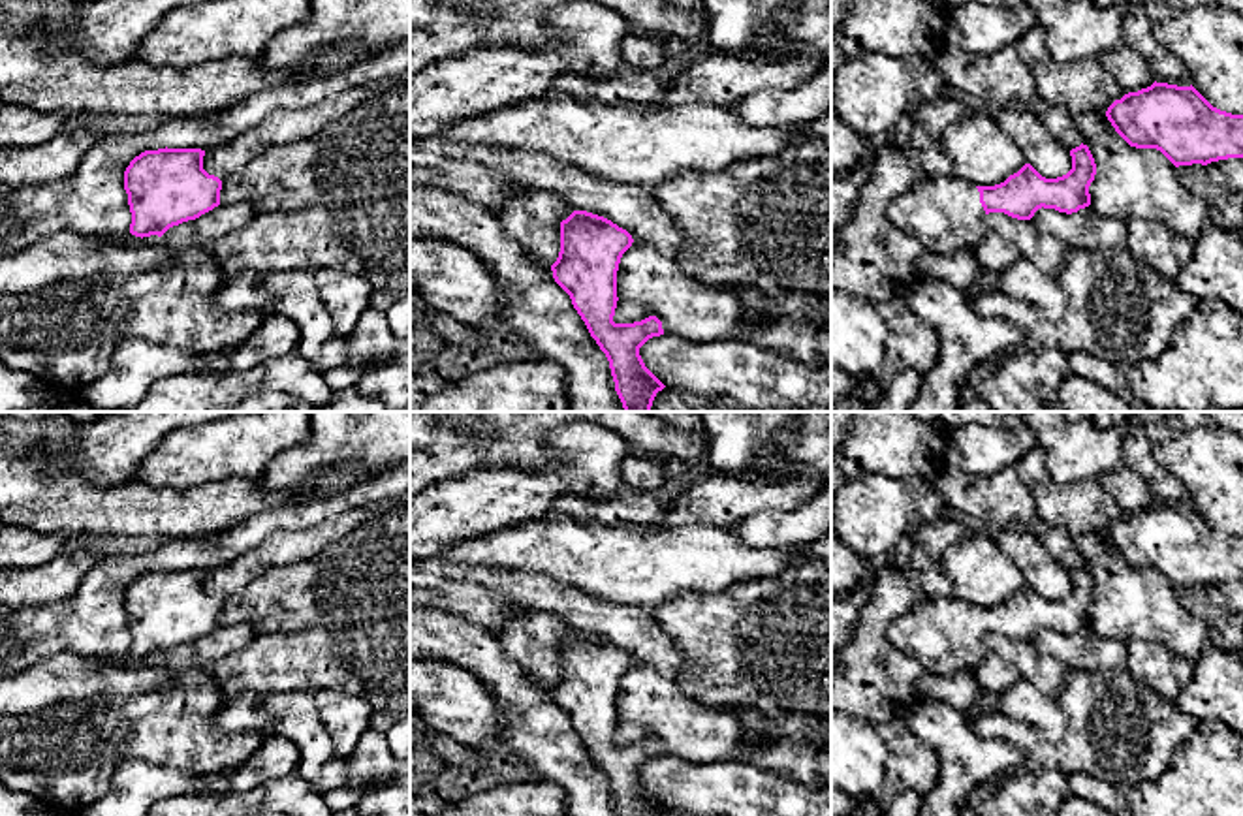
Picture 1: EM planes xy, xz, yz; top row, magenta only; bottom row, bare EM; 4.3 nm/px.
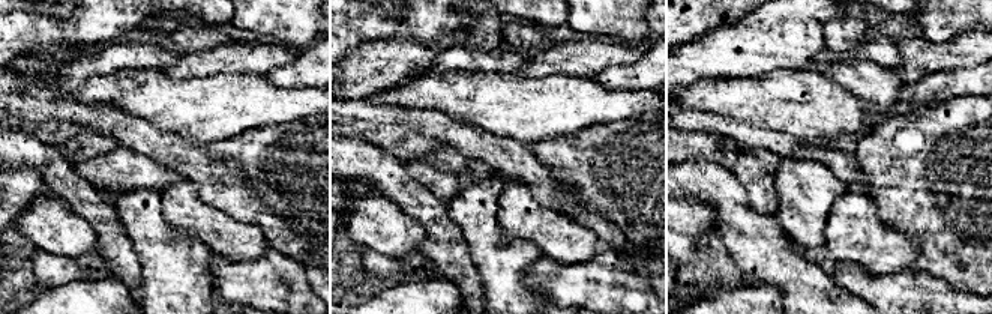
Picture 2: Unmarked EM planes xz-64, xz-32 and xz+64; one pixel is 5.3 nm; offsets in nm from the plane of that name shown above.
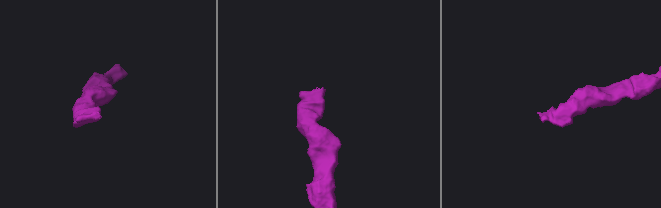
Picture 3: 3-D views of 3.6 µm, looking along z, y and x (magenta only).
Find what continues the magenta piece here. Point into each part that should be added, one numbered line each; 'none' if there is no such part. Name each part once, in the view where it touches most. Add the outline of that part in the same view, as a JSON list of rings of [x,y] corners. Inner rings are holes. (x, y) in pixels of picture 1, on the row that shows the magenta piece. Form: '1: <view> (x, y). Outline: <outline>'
1: yz (944, 215). Outline: [[[920,173],[905,194],[888,203],[886,214],[931,256],[974,252],[989,233],[978,188],[957,177]]]

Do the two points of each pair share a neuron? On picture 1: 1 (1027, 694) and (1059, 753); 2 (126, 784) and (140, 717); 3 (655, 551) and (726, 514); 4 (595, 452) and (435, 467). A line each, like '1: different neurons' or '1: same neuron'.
1: different neurons
2: different neurons
3: different neurons
4: different neurons

